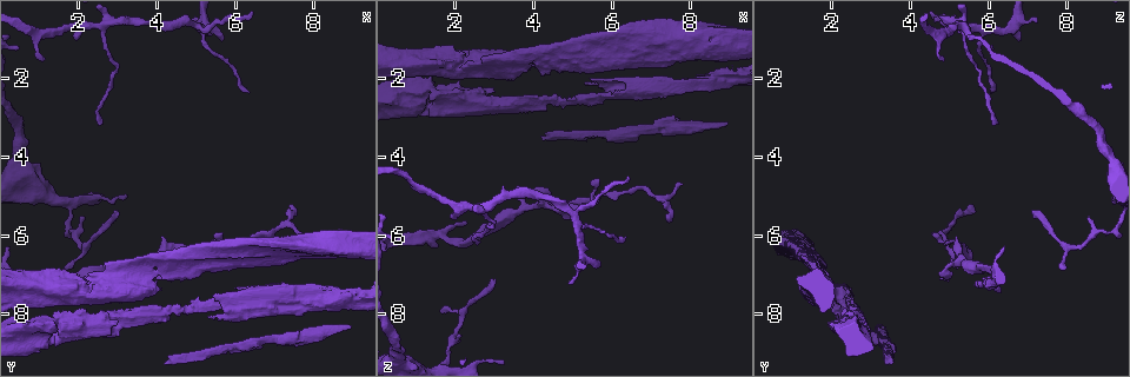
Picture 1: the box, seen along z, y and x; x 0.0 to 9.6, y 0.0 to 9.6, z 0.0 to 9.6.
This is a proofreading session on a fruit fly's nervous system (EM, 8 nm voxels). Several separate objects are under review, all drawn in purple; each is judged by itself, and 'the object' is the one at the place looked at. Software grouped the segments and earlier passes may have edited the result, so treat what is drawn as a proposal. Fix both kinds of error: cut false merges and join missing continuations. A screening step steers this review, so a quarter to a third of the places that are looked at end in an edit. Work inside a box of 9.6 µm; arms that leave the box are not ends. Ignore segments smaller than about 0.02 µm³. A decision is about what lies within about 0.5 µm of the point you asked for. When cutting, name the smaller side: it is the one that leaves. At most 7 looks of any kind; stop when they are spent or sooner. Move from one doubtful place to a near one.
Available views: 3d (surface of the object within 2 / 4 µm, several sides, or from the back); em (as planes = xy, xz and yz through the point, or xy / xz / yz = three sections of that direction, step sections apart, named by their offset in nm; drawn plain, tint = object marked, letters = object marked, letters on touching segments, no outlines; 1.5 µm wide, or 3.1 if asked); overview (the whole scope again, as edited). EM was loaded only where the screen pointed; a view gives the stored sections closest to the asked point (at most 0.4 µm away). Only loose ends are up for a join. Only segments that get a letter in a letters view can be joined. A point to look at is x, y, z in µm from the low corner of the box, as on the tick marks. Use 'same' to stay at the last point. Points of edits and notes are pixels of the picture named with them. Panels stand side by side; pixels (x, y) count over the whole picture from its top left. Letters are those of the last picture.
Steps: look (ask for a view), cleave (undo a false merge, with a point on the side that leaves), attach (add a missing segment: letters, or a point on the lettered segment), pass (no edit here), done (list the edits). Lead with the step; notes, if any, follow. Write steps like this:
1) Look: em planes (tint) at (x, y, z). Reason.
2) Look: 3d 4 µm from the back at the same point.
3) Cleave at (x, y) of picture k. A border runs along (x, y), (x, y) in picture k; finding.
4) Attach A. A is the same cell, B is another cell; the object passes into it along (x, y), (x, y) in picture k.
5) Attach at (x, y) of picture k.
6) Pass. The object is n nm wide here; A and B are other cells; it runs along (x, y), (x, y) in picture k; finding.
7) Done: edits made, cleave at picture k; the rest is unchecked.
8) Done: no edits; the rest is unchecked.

Look: em planes (plain) at (5.75, 6.00, 4.60). Tapers out.

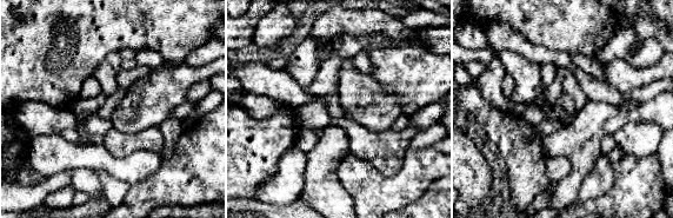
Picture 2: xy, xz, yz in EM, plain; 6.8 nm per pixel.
Look: em planes (letters) at the same point.

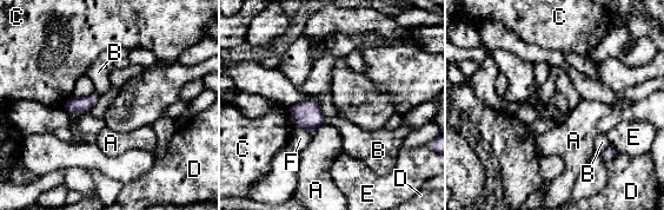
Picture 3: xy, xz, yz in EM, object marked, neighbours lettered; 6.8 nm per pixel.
Pass. The object is 100 nm wide here; A, B, C, D, E and F are other cells; a border runs along (611, 145), (599, 153) in picture 3; no lettered segment goes on from it.

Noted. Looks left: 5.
Look: 3d 4 µm at (6.35, 2.35, 6.05). Tapers out.

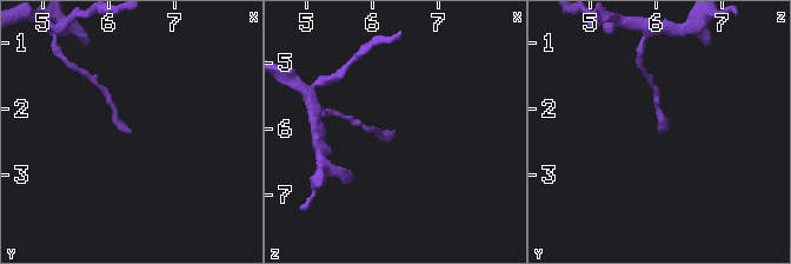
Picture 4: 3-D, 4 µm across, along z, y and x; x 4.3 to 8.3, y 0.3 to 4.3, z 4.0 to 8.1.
Look: em yz step 8 (letters) at (6.30, 2.35, 6.05). Shape alone is not enough.

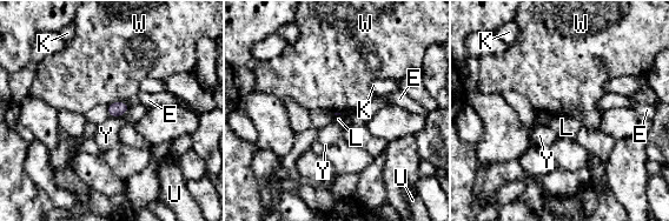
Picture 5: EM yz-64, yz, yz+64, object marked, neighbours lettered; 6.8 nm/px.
Pass. E, K, L, U, W and Y are other cells; no lettered segment goes on from it.

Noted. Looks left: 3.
Look: em yz step 4 (tint) at (5.80, 7.75, 2.45). Sudden change in width.

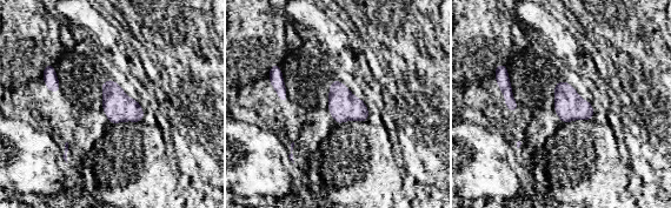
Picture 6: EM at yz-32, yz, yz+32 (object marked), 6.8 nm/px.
Look: em xz step 8 (letters) at the same point. Cut it another way.

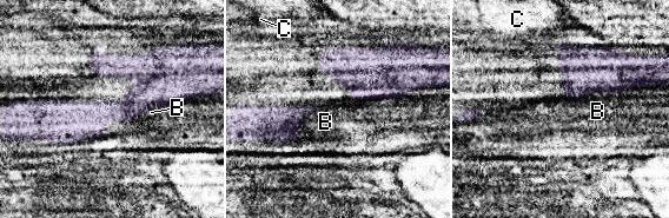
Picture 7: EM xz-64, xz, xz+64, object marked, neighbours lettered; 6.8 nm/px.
Pass. The object is 200 nm wide here; B and C are other cells; it runs along (180, 93), (42, 119) in picture 7; one cell here.

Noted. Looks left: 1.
Done: no edits; the rest is unchecked.

